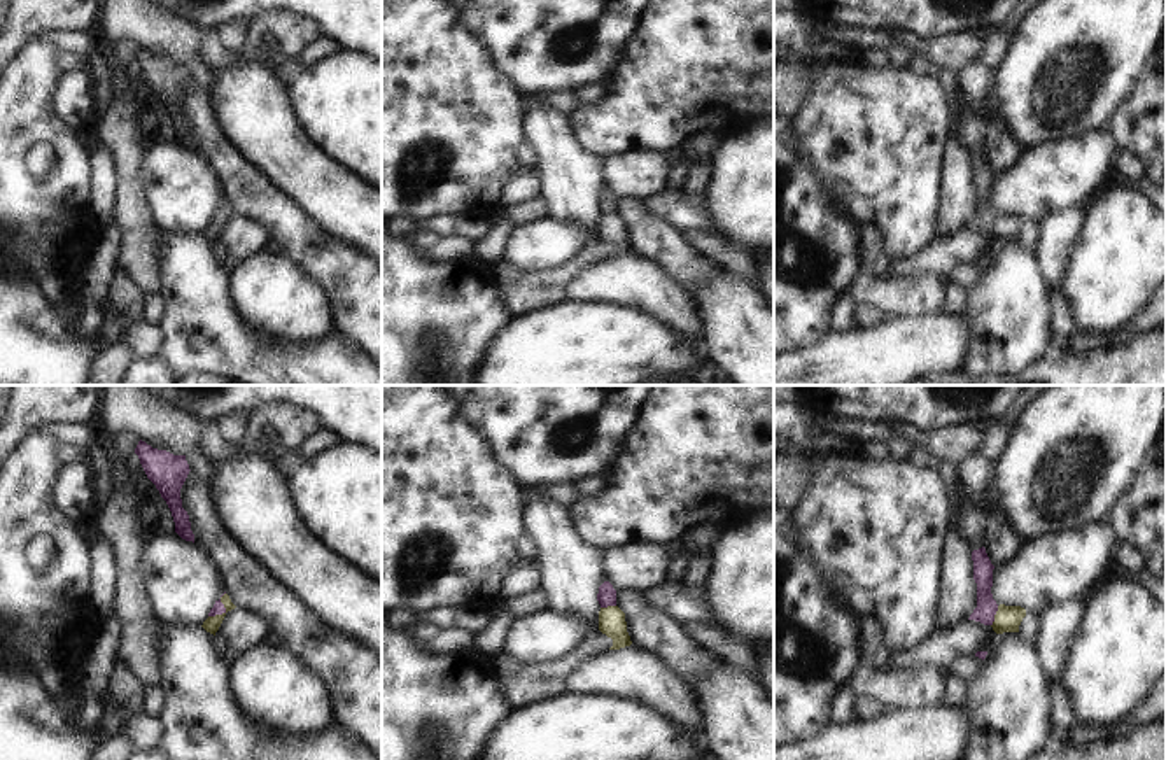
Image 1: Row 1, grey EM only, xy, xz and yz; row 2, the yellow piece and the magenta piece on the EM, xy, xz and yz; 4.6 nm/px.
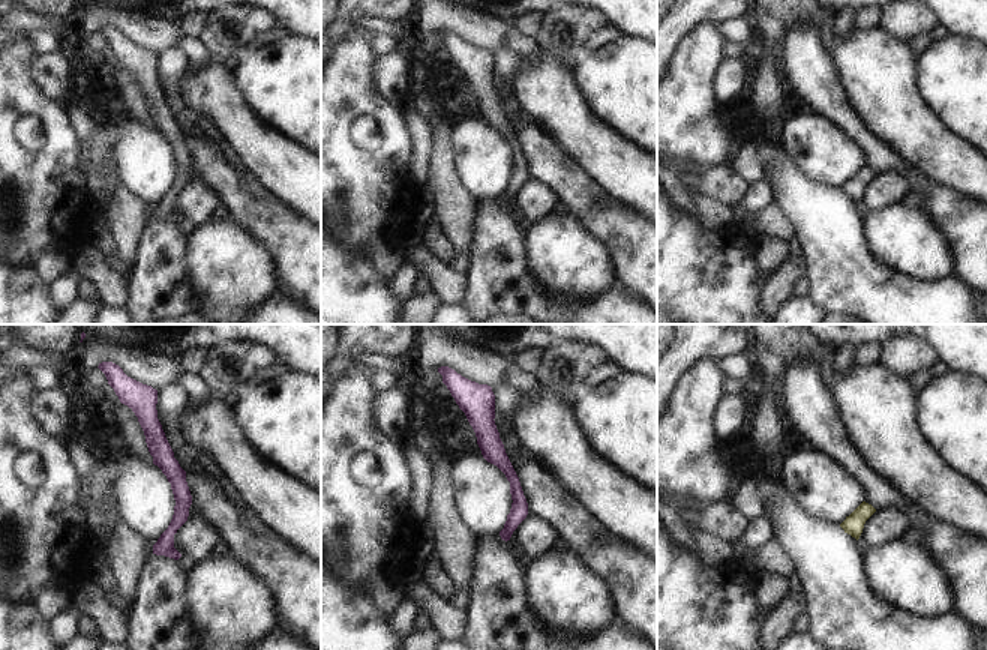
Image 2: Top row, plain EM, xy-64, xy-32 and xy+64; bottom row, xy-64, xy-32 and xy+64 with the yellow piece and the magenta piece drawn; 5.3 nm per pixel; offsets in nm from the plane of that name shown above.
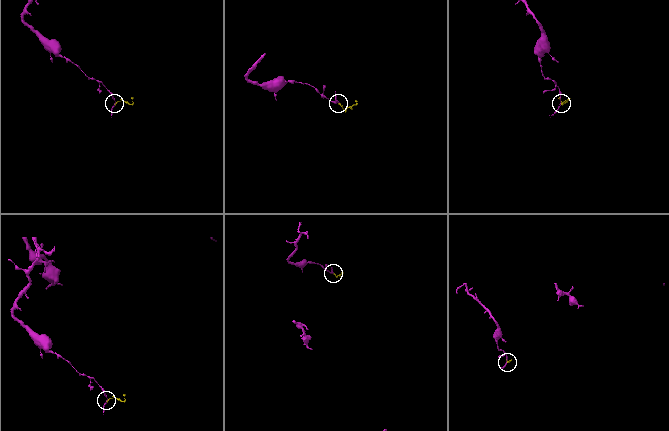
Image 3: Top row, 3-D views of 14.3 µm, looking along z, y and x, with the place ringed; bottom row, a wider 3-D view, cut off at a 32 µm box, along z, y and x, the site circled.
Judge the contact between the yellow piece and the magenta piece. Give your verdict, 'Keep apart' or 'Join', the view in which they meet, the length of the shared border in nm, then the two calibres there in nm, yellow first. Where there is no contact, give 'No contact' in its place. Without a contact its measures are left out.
Join. Touches yellow in yz. Shared border 100 nm. Thickness 120 nm (yellow) against 100 nm.

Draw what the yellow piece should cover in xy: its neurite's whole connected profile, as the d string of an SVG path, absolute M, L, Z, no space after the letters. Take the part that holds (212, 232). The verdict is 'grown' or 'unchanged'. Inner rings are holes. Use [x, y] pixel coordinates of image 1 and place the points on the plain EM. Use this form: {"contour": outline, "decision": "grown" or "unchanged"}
{"contour": "M224 200L219 208L215 208L214 215L208 221L208 226L203 229L203 236L215 243L228 219L236 214L231 210L229 203Z", "decision": "grown"}

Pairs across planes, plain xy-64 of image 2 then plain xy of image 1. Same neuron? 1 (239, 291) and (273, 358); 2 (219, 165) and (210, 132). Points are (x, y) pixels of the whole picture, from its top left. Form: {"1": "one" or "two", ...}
{"1": "two", "2": "one"}

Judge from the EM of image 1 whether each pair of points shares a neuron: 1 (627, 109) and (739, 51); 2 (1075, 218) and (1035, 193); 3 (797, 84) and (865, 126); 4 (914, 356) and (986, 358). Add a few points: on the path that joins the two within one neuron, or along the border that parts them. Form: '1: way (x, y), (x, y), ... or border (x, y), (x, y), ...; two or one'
1: way (655, 98), (671, 83), (711, 56); one
2: border (1084, 205), (1060, 209), (1037, 221); two
3: border (809, 67), (809, 91), (792, 116); two
4: border (969, 317), (969, 347), (962, 366); two

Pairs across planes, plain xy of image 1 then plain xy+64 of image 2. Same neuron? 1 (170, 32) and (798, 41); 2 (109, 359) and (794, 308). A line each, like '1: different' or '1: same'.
1: different
2: different

